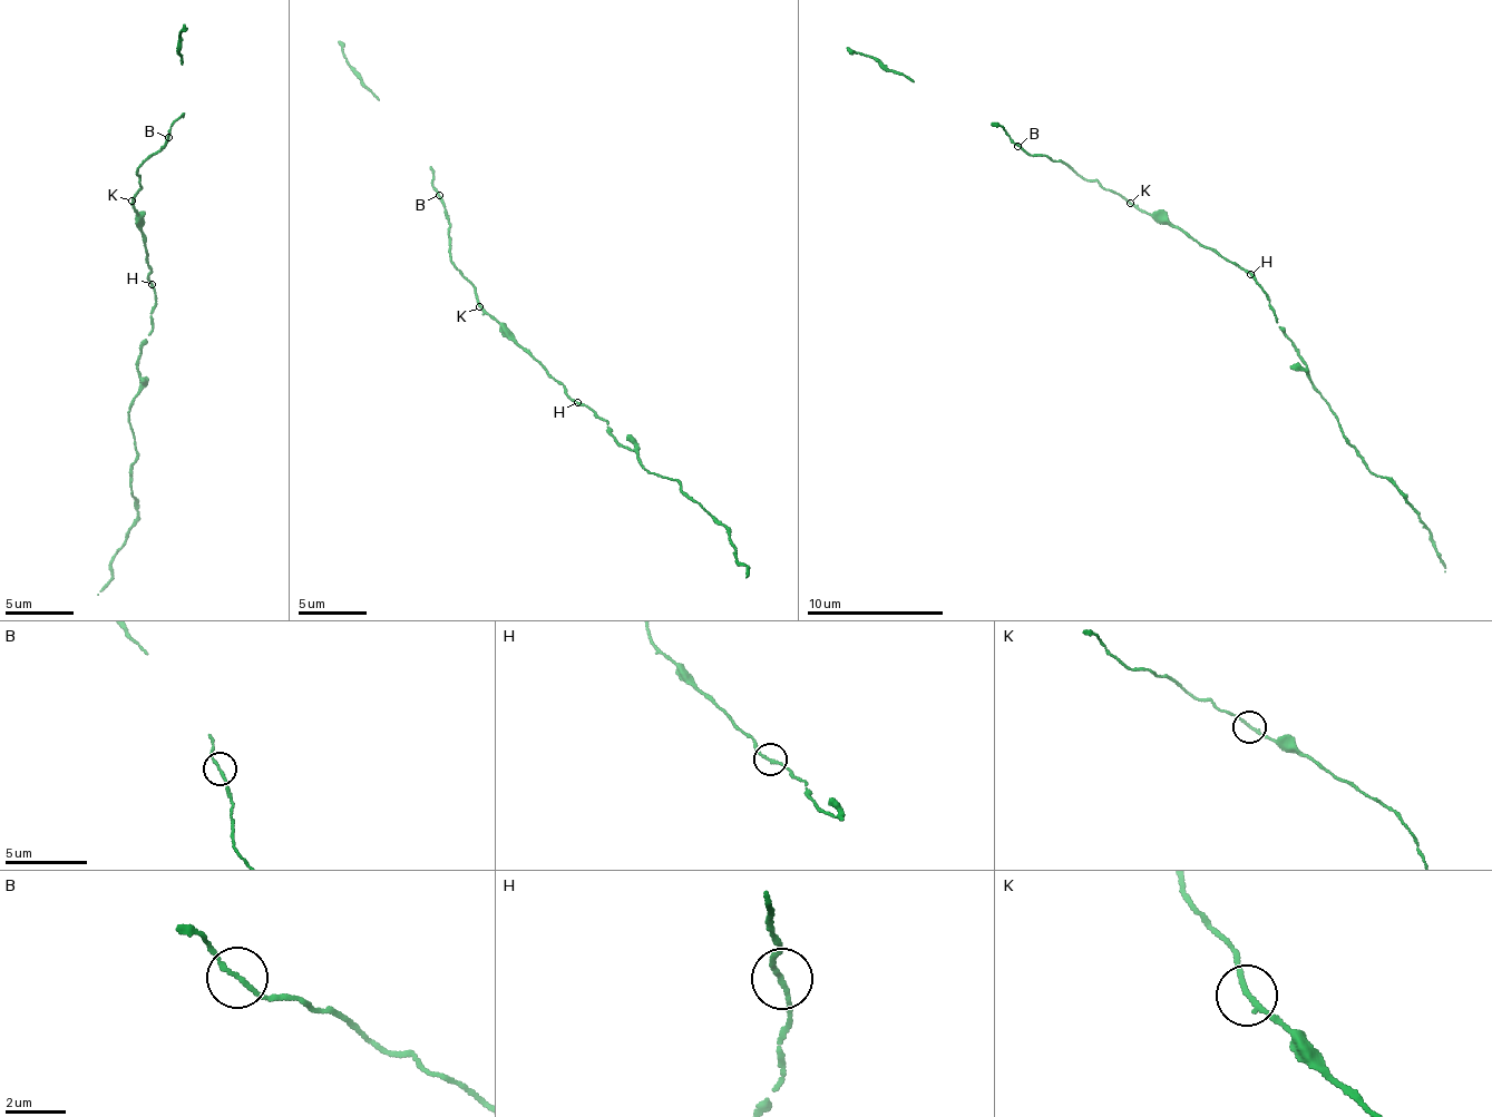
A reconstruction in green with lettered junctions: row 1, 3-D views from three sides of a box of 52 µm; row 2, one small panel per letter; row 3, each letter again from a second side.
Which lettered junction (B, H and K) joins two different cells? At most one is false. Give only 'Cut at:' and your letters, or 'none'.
Cut at: none

